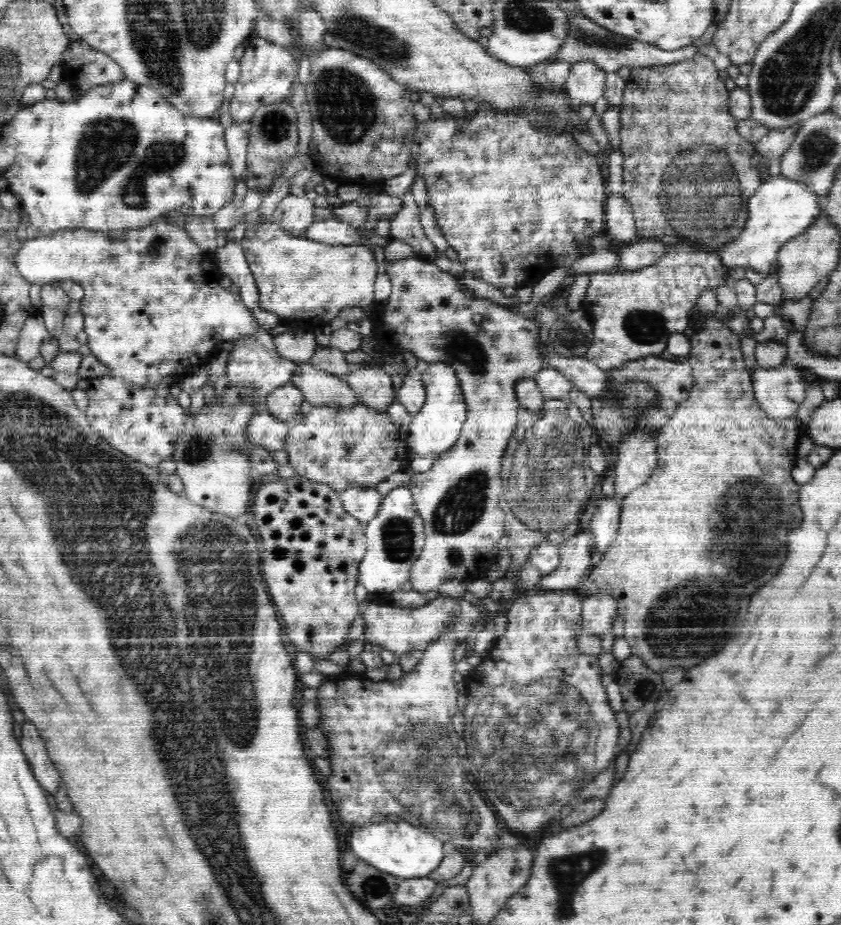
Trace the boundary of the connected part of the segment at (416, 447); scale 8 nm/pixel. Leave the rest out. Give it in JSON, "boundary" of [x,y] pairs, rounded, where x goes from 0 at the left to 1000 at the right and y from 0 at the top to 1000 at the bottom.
{"boundary":[[[512,390],[504,406],[498,408],[507,421],[507,432],[486,458],[483,486],[484,499],[493,511],[509,510],[516,498],[543,478],[555,452],[547,411],[543,410],[542,399],[533,390]]]}

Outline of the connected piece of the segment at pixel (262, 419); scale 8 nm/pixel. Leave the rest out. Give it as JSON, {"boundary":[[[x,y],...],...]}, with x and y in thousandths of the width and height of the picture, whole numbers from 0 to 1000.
{"boundary":[[[320,445],[301,453],[294,463],[297,477],[310,481],[316,486],[335,486],[342,480],[344,463],[350,456],[334,454]]]}

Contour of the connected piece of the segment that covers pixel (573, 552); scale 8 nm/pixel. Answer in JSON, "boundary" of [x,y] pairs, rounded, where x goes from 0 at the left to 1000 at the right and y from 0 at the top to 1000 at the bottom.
{"boundary":[[[686,575],[665,589],[666,610],[659,618],[643,623],[639,630],[647,638],[674,638],[690,634],[702,618],[705,585],[699,575]]]}

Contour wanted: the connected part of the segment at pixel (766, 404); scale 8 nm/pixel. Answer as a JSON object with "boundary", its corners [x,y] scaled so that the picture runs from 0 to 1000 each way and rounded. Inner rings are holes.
{"boundary":[[[937,390],[920,398],[899,394],[893,405],[894,421],[901,437],[916,452],[948,451],[960,421],[949,402],[950,398]]]}

